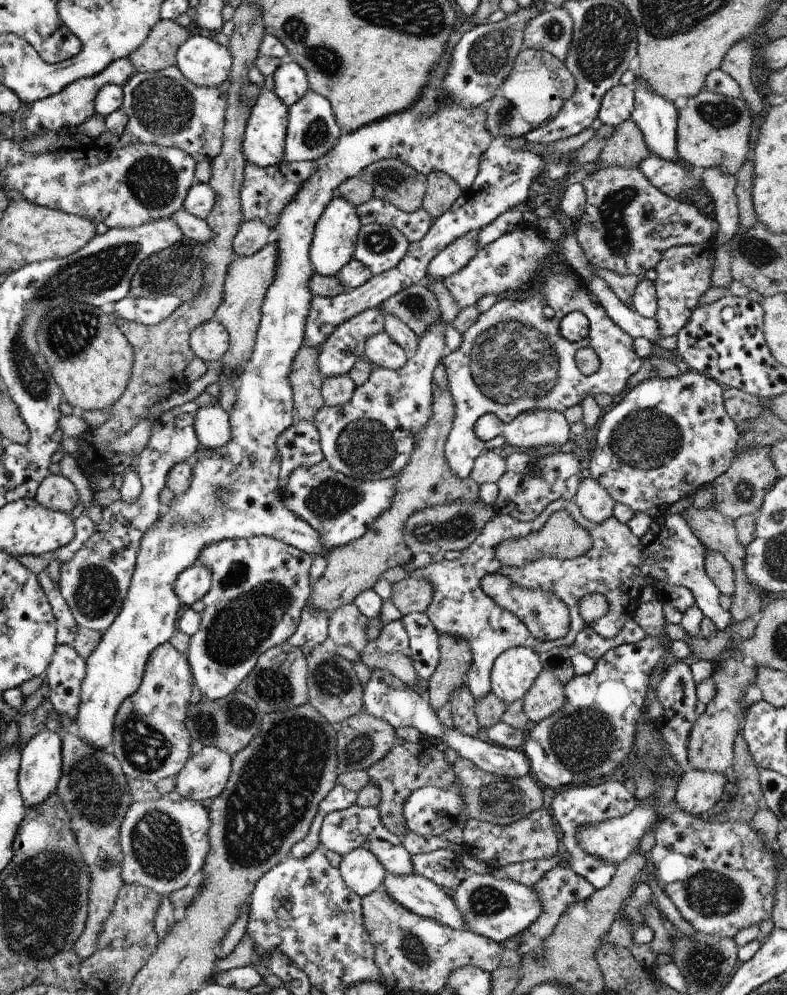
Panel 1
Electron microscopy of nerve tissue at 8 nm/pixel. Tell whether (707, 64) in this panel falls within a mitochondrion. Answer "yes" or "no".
no

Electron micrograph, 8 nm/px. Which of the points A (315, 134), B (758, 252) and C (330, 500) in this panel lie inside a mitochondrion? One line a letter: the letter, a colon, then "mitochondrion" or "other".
A: mitochondrion
B: mitochondrion
C: mitochondrion

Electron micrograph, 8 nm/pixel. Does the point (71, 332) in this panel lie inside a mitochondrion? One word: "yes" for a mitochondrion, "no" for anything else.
yes

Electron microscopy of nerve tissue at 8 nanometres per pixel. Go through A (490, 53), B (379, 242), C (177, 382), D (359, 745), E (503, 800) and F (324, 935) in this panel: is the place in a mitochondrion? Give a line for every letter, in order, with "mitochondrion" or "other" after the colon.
A: mitochondrion
B: mitochondrion
C: other
D: mitochondrion
E: mitochondrion
F: other

